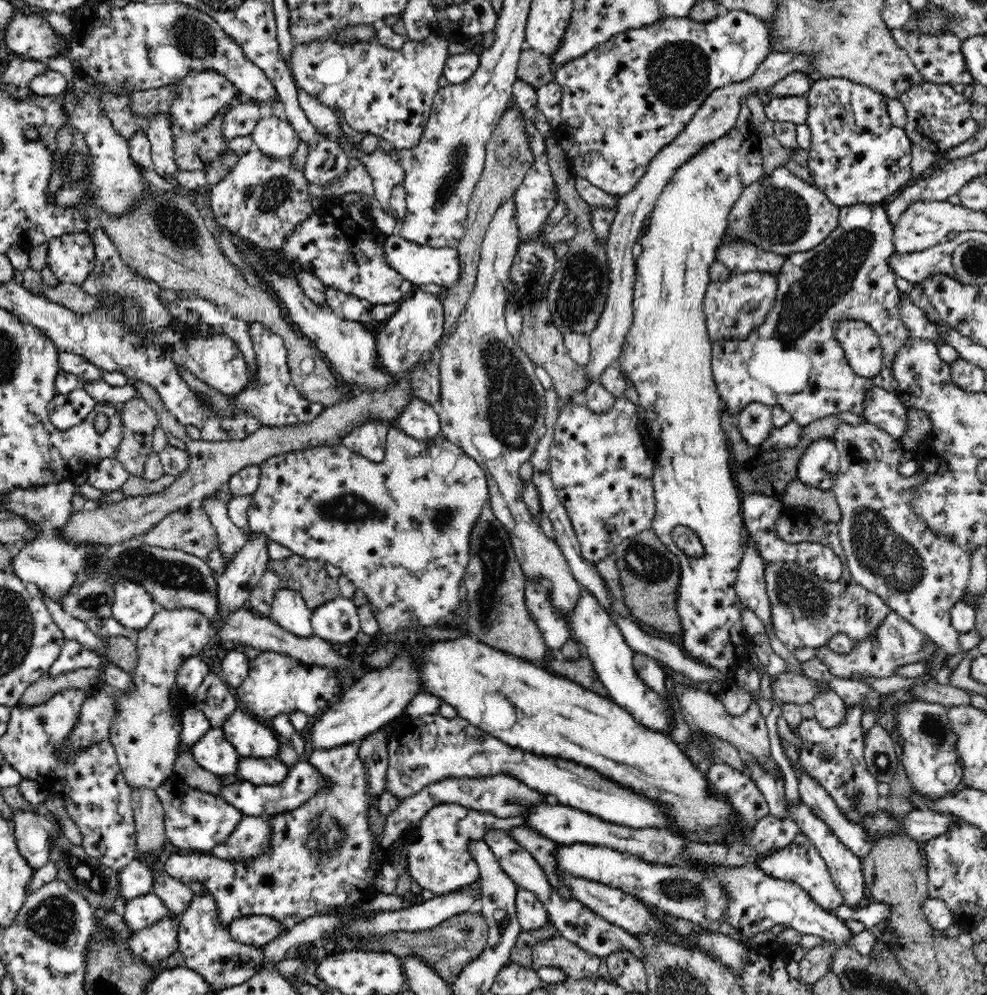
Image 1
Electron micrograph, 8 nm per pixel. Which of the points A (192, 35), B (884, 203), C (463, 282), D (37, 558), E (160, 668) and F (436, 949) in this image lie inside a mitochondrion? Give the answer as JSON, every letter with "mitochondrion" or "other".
{"A":"mitochondrion","B":"other","C":"other","D":"mitochondrion","E":"other","F":"mitochondrion"}

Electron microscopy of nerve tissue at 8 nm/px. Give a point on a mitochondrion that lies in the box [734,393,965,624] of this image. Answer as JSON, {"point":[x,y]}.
{"point":[878,549]}

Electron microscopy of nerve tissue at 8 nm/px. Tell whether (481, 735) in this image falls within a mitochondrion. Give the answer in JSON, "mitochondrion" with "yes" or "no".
{"mitochondrion":"no"}

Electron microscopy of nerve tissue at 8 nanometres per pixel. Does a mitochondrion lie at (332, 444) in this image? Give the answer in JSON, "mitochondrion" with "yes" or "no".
{"mitochondrion":"no"}

